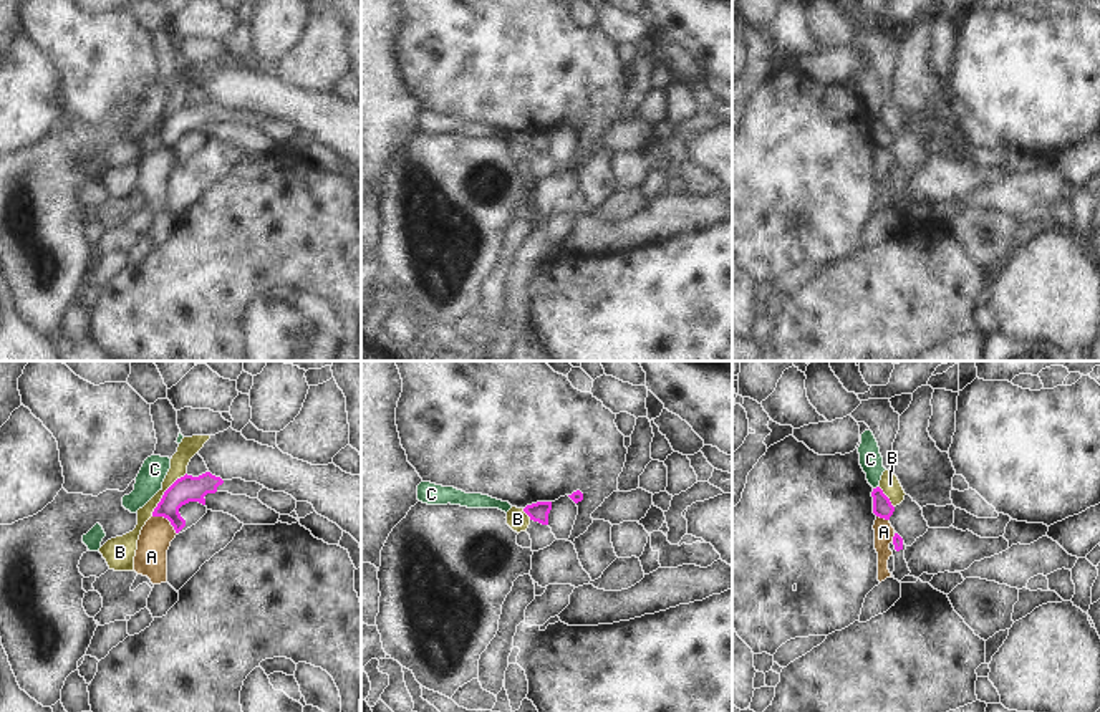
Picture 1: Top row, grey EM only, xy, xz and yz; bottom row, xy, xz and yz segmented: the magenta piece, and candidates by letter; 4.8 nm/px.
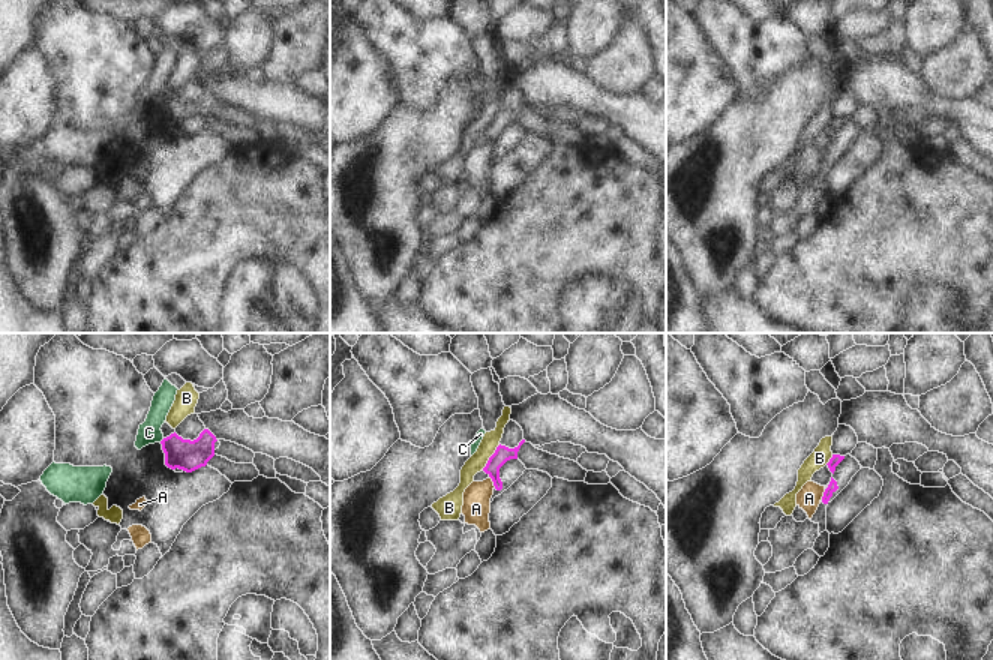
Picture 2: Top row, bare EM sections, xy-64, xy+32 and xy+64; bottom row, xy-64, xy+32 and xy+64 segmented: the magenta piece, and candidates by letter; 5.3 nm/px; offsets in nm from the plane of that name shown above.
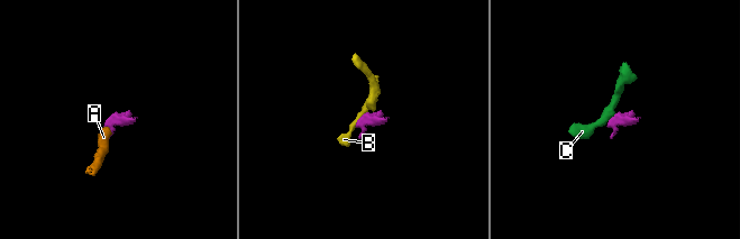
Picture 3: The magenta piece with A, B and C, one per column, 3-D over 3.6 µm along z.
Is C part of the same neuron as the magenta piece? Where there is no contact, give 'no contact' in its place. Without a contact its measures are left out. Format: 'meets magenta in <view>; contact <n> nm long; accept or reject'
meets magenta in yz; contact 40 nm long; reject

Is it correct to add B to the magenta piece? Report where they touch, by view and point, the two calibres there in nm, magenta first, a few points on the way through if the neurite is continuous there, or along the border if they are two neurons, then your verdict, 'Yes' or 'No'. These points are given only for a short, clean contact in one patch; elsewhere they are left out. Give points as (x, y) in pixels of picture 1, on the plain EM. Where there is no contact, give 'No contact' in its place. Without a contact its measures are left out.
Touches magenta at xy (164, 123). Thickness 130 nm (magenta) against 90 nm. Boundary: xy (186, 101), (164, 121), (151, 144). No

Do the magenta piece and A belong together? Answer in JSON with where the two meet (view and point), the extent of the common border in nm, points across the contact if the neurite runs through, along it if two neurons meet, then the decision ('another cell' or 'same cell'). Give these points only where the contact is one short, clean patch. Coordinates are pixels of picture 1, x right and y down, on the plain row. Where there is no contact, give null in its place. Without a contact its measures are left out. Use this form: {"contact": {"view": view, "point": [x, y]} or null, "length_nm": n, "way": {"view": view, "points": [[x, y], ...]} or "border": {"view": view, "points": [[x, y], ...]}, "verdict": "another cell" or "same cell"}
{"contact": {"view": "xy", "point": [168, 148]}, "length_nm": 150, "border": {"view": "xy", "points": [[153, 144], [163, 144], [176, 163]]}, "verdict": "another cell"}

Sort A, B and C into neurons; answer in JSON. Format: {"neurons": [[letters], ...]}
{"neurons": [["A"], ["B"], ["C"]]}

